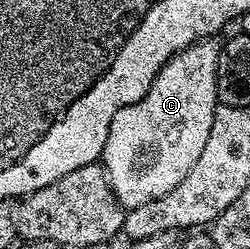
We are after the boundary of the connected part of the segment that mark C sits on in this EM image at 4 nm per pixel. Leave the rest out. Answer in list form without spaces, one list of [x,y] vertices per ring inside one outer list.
[[[216,39],[199,40],[163,65],[147,94],[131,106],[123,106],[111,118],[111,130],[99,157],[109,176],[109,185],[121,207],[143,206],[163,194],[171,194],[195,166],[211,135],[217,98],[217,63],[221,44]]]

